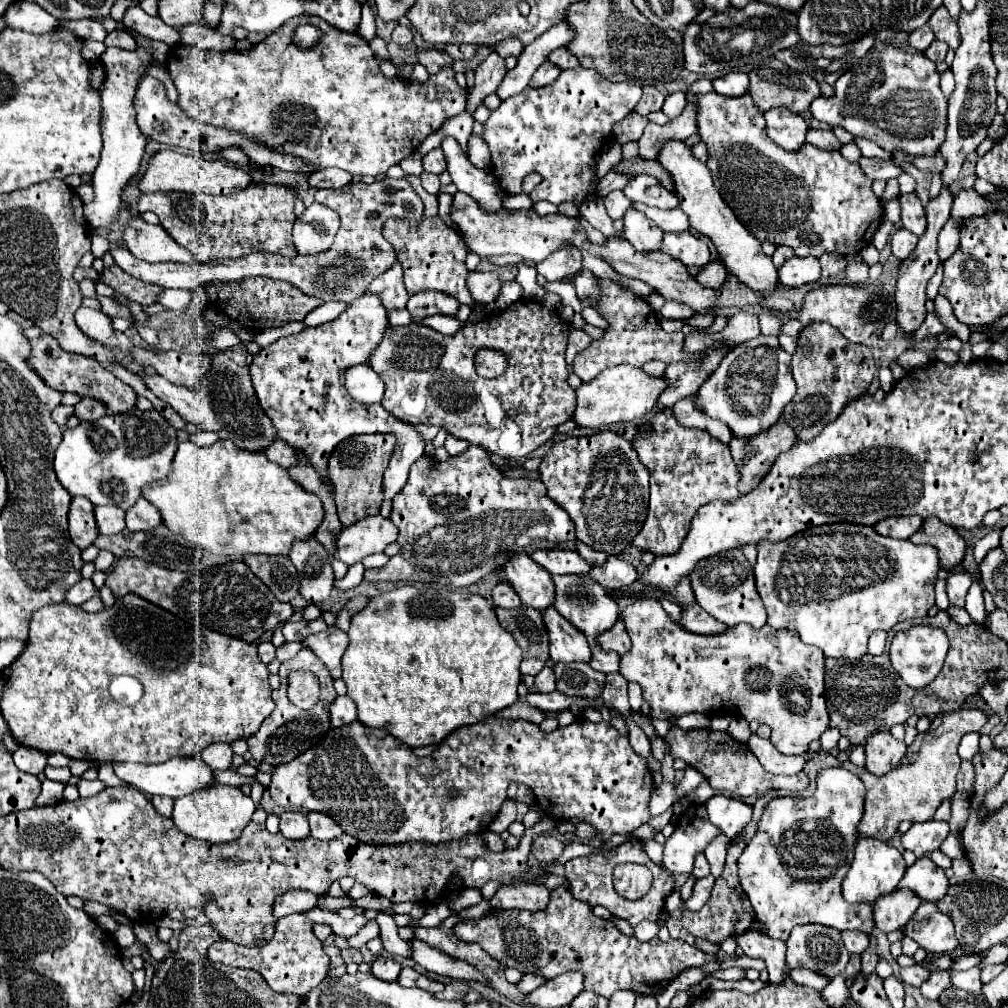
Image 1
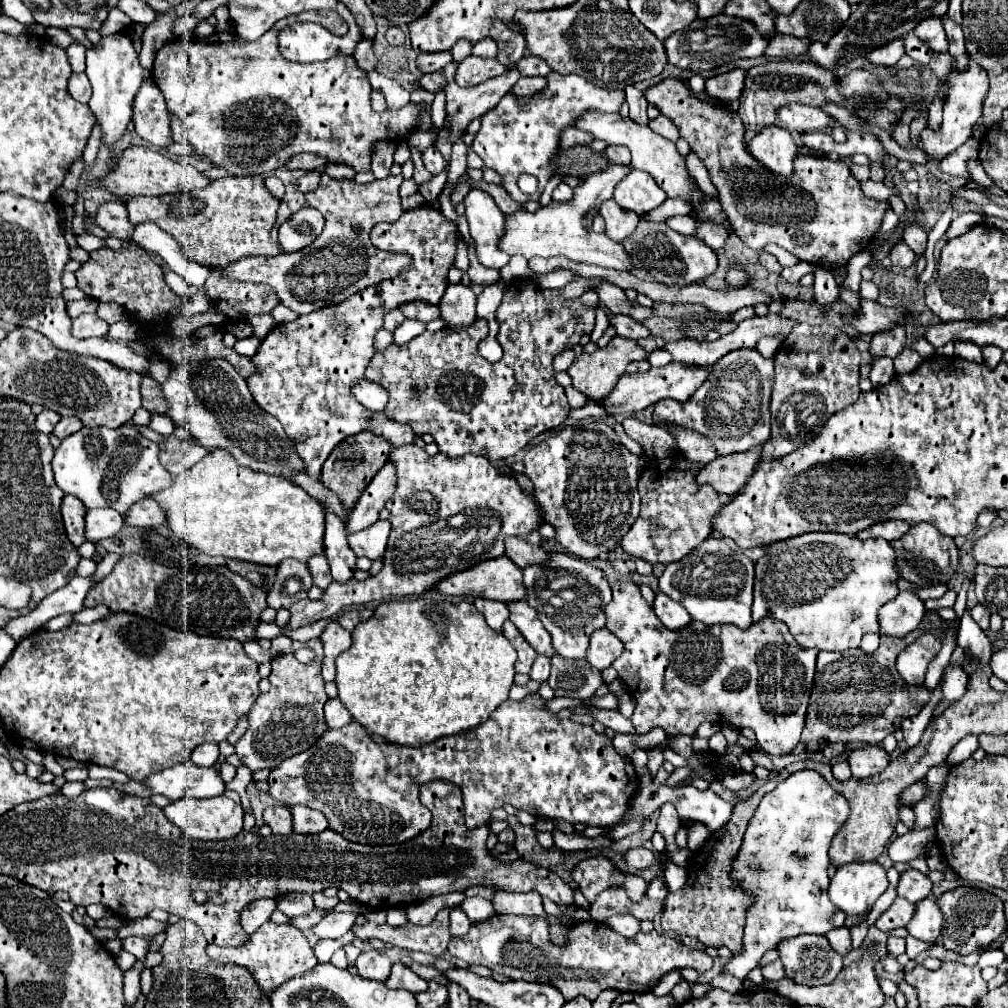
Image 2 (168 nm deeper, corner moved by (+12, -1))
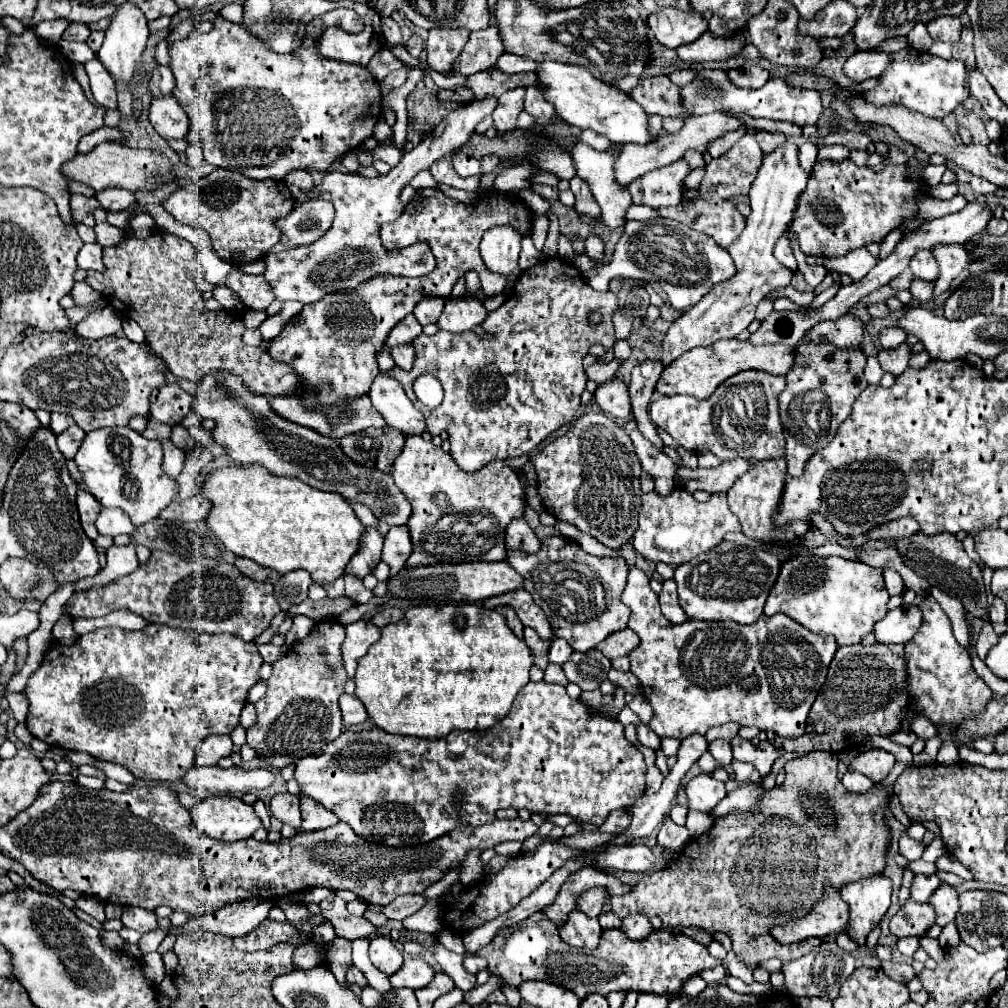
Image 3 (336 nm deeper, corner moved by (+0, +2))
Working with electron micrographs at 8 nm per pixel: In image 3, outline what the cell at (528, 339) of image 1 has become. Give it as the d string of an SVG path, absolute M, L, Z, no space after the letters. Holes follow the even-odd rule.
M559 258L551 262L539 262L517 278L513 290L517 292L511 292L507 302L491 312L491 316L475 330L463 334L443 330L433 336L419 334L415 338L417 356L413 368L409 372L399 368L391 368L391 372L387 372L391 378L401 382L413 406L425 414L427 432L445 430L449 434L451 458L455 458L457 466L465 472L475 472L491 460L507 460L513 456L529 454L553 430L569 424L577 416L577 410L581 406L579 398L587 382L583 358L593 344L611 348L615 342L613 314L617 310L617 296L613 292L595 292L587 284L583 274L573 266L573 262ZM591 308L605 308L605 320L599 326L589 326L587 322ZM425 372L437 376L443 382L445 390L443 404L429 414L419 404L411 388L413 380Z

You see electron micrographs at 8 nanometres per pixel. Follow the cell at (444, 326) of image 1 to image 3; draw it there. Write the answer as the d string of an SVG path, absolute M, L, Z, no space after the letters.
M413 342L411 344L399 344L399 346L393 346L391 350L393 354L393 360L399 368L403 370L409 370L413 366L413 360L415 360L415 346Z

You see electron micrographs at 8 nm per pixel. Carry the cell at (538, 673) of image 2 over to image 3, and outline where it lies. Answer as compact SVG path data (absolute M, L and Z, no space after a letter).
M555 638L553 644L551 644L551 648L549 648L549 662L563 666L569 660L571 652L573 652L571 646L563 638Z

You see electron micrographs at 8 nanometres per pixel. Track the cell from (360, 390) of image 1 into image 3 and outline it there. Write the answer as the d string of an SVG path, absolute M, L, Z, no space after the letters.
M379 374L375 378L369 390L369 398L379 414L385 418L385 422L401 430L405 436L425 432L423 414L411 404L401 384L395 382L389 374Z

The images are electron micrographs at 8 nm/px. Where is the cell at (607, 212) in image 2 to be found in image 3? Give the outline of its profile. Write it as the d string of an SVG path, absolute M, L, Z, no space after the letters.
M575 144L571 150L577 174L587 180L591 192L601 206L601 218L611 230L625 226L627 210L633 204L631 194L615 182L613 164L615 158L609 152L595 152L585 144Z

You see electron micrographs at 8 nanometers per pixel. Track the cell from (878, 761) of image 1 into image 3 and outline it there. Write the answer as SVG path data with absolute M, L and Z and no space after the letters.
M873 748L873 750L867 750L867 752L859 754L851 762L849 770L857 770L857 772L865 774L867 778L871 778L873 782L881 782L883 778L887 778L887 774L893 768L893 764L895 764L895 756L893 754Z

